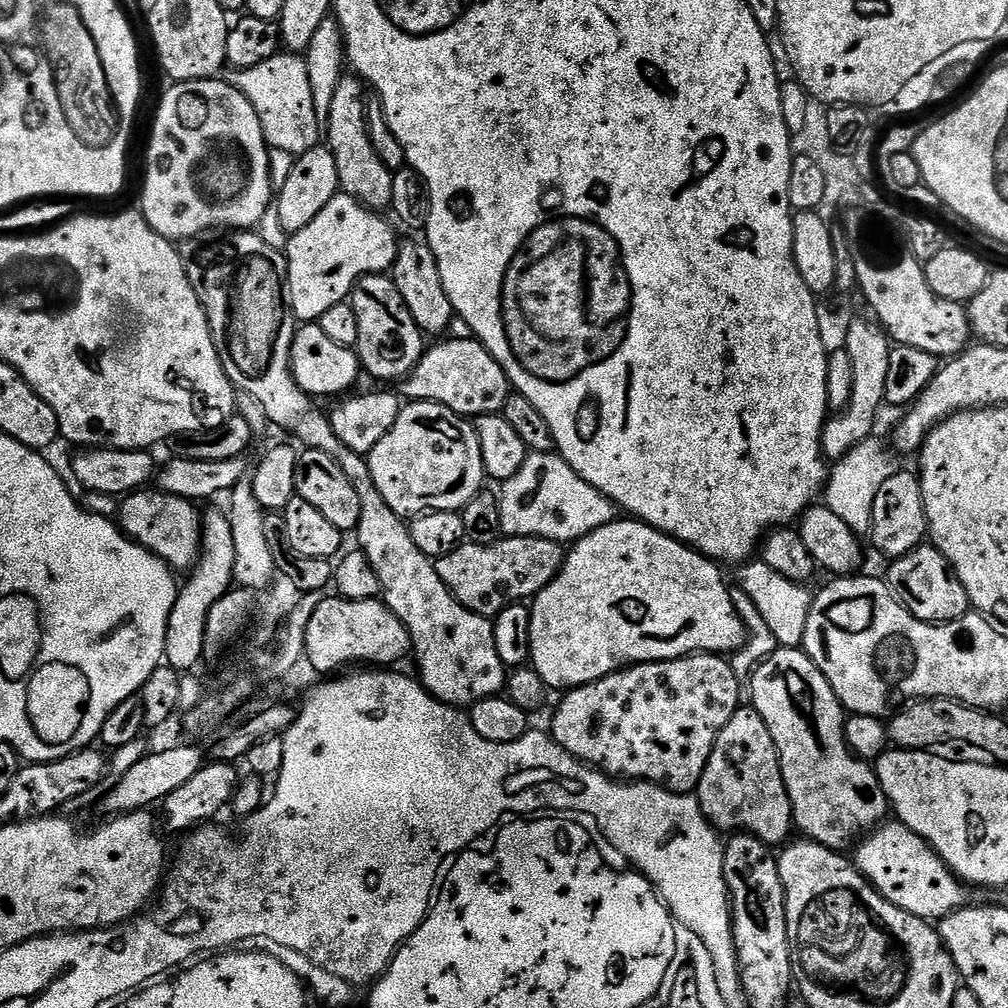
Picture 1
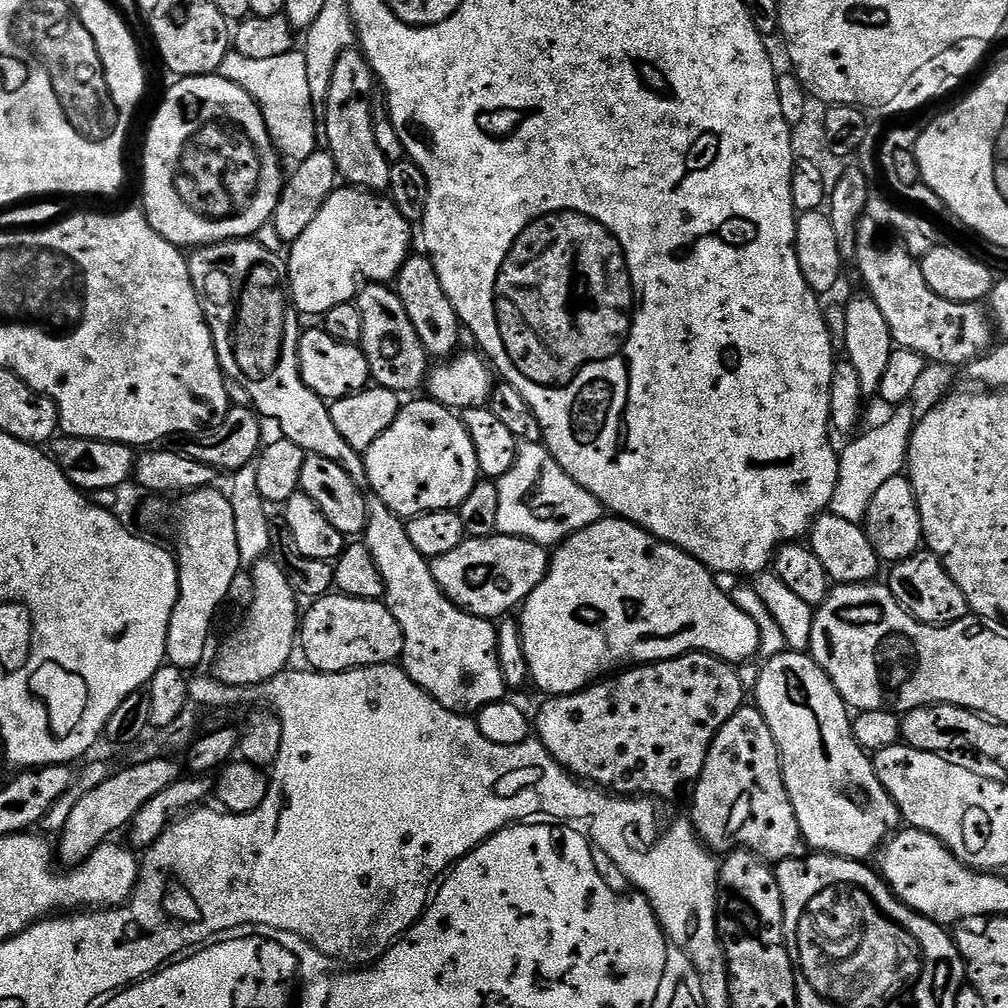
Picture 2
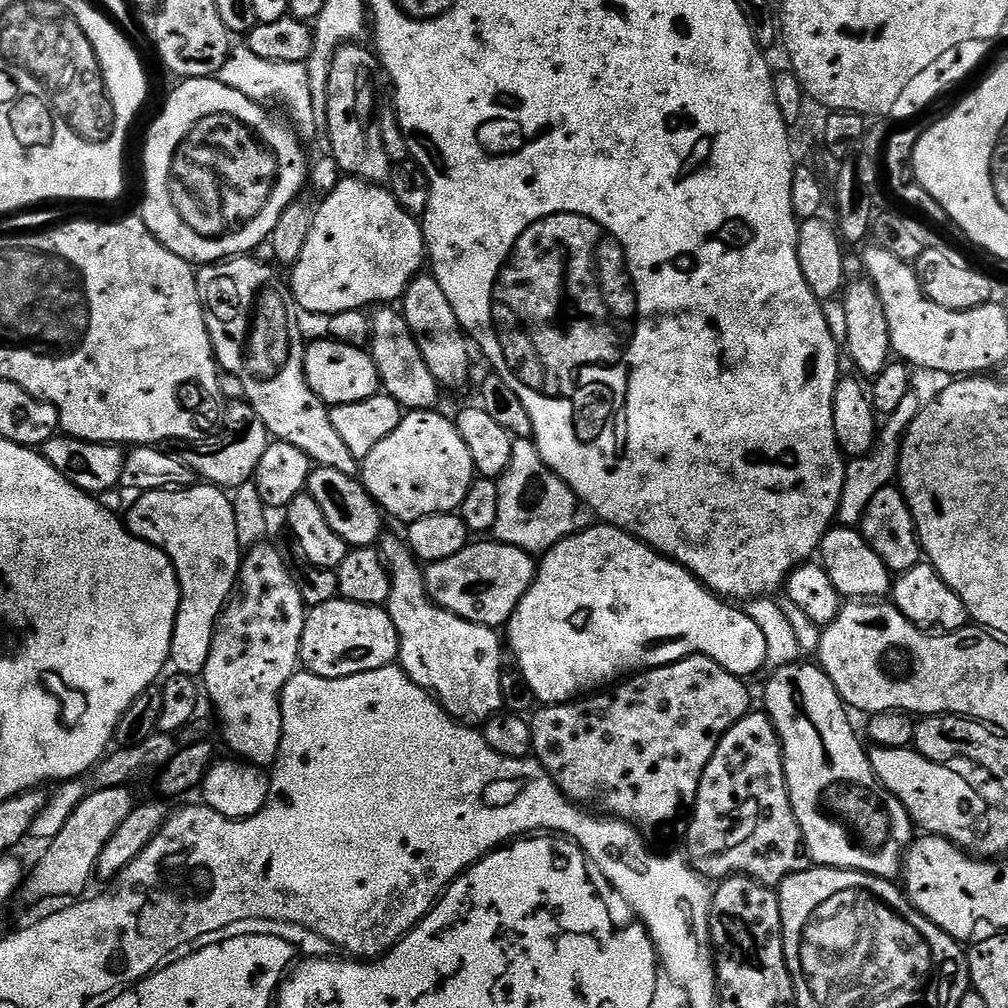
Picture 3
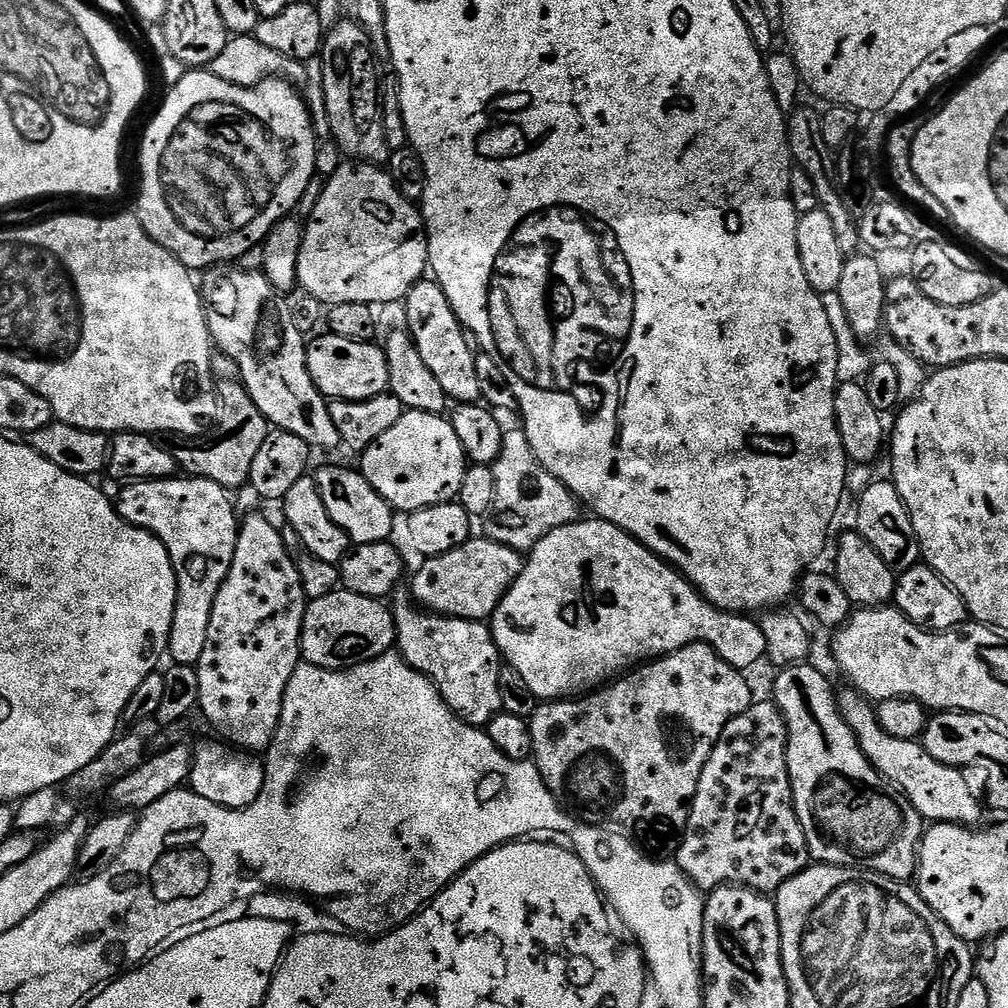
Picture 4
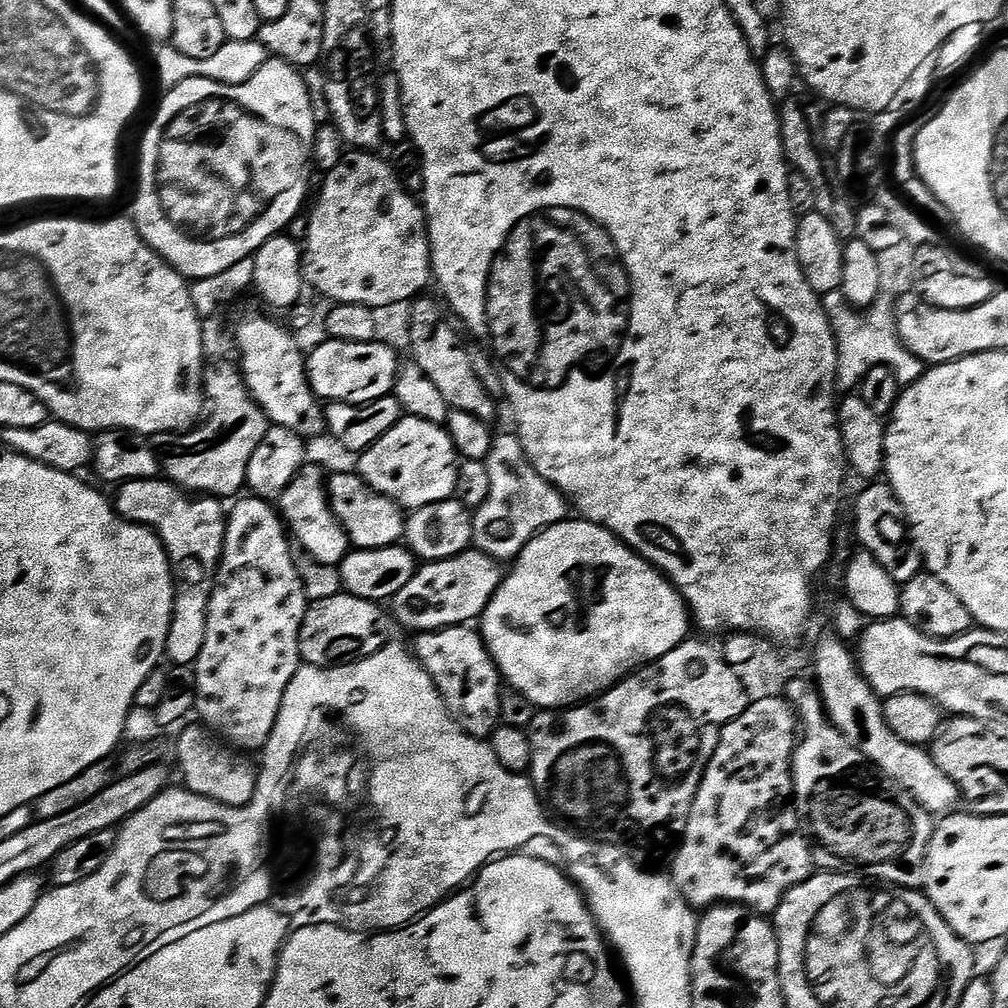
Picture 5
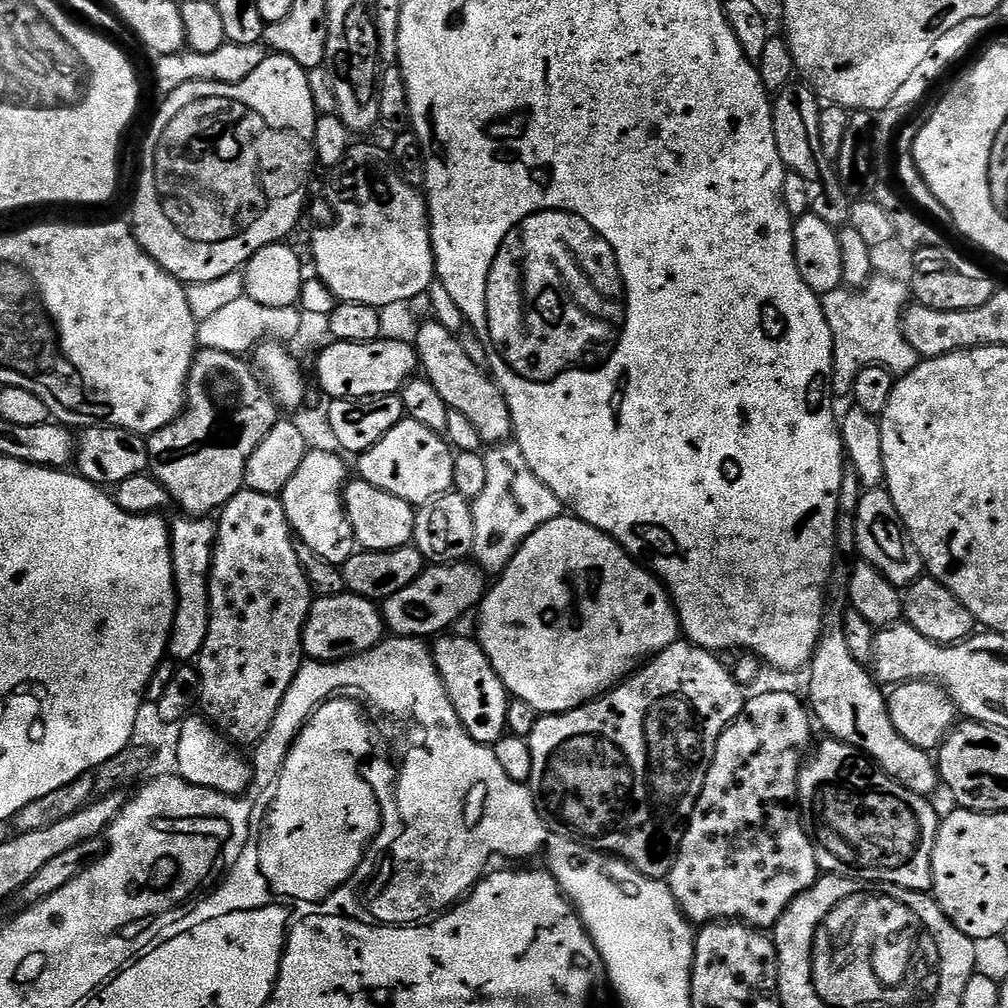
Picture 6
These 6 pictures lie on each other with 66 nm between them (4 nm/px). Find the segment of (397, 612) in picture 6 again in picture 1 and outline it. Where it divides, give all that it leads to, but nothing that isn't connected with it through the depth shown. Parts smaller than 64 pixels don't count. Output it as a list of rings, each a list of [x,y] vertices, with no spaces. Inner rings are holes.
[[[504,536],[494,544],[465,542],[435,561],[438,578],[462,606],[494,618],[503,608],[535,597],[562,570],[566,548],[561,541],[537,536]]]

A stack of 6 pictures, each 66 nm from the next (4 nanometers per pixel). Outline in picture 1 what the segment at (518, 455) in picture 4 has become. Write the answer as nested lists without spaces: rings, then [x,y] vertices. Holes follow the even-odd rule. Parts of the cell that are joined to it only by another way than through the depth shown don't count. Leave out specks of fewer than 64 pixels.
[[[555,451],[529,454],[518,474],[503,481],[501,488],[504,489],[498,492],[500,531],[504,536],[537,536],[575,542],[618,516],[612,500],[583,480]]]

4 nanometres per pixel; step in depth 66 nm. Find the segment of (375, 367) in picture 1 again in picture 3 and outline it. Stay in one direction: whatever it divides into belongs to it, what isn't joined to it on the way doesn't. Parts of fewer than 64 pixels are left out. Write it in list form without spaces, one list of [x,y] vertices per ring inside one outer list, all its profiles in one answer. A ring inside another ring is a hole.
[[[380,306],[375,309],[372,321],[372,339],[370,351],[372,361],[380,375],[383,391],[394,397],[404,410],[432,410],[442,395],[442,389],[434,374],[430,374],[430,366],[426,366],[426,358],[422,358],[422,350],[418,350],[418,342],[404,321],[403,315],[392,306]]]

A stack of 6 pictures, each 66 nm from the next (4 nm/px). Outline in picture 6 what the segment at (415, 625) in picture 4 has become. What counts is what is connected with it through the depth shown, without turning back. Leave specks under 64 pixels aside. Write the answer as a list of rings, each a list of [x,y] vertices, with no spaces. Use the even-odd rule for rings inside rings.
[[[441,635],[431,645],[432,657],[442,678],[442,686],[446,686],[450,706],[454,706],[466,734],[470,734],[474,742],[493,746],[509,731],[508,691],[502,678],[498,678],[494,666],[490,666],[490,658],[486,658],[479,639],[472,637],[471,640],[468,636],[452,635]]]

